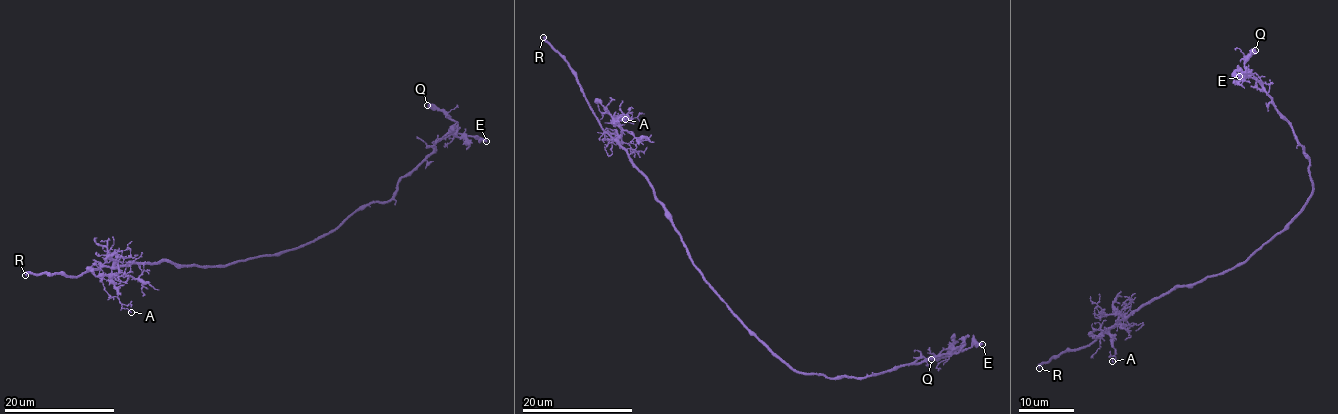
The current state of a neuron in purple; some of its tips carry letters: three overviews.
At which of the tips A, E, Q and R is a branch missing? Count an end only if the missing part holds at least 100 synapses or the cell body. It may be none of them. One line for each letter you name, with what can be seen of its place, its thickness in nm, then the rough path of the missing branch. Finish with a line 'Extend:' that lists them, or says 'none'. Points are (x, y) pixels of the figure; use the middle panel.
R: (543, 37) | 320 nm
Extend: R

